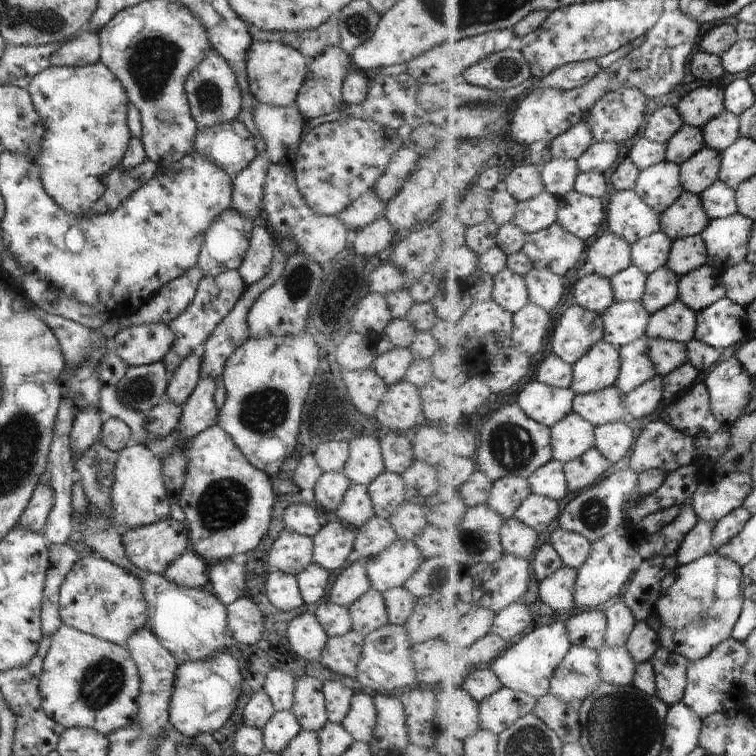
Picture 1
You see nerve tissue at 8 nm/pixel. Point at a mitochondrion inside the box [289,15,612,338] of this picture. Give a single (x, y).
(506, 69)

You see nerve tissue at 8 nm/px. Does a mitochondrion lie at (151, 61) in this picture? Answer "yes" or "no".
yes

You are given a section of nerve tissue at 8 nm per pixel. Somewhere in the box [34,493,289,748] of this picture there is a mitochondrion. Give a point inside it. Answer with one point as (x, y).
(105, 679)

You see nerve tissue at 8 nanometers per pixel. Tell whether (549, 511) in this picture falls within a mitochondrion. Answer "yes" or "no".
no

